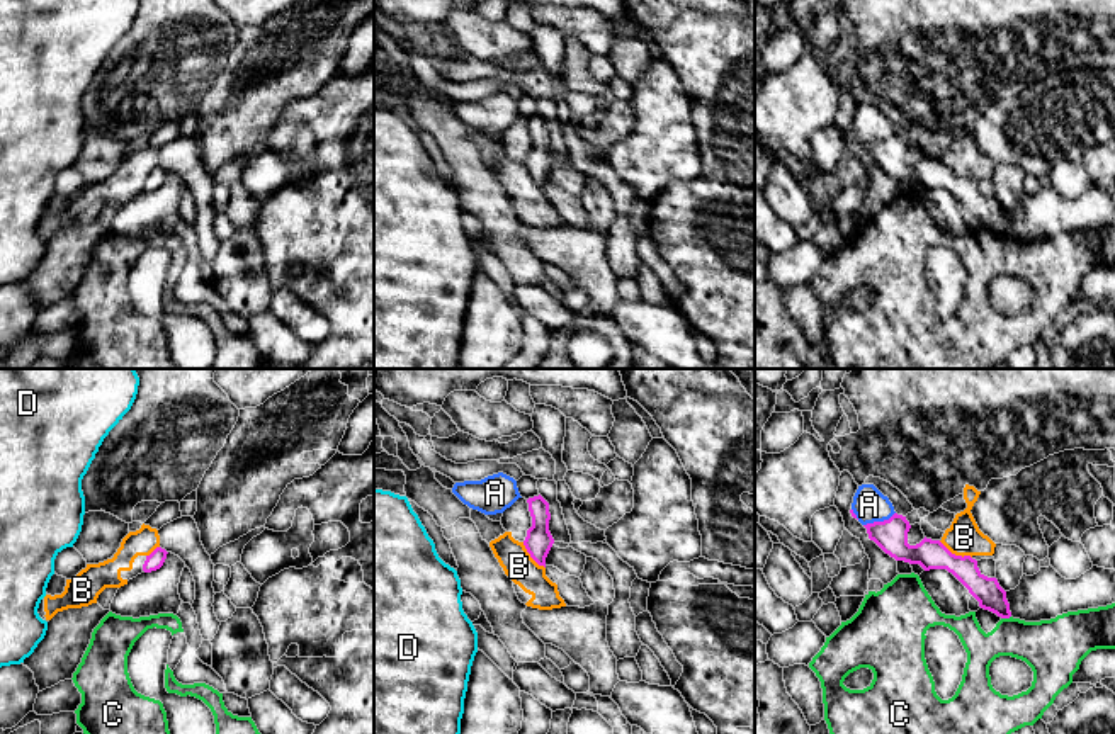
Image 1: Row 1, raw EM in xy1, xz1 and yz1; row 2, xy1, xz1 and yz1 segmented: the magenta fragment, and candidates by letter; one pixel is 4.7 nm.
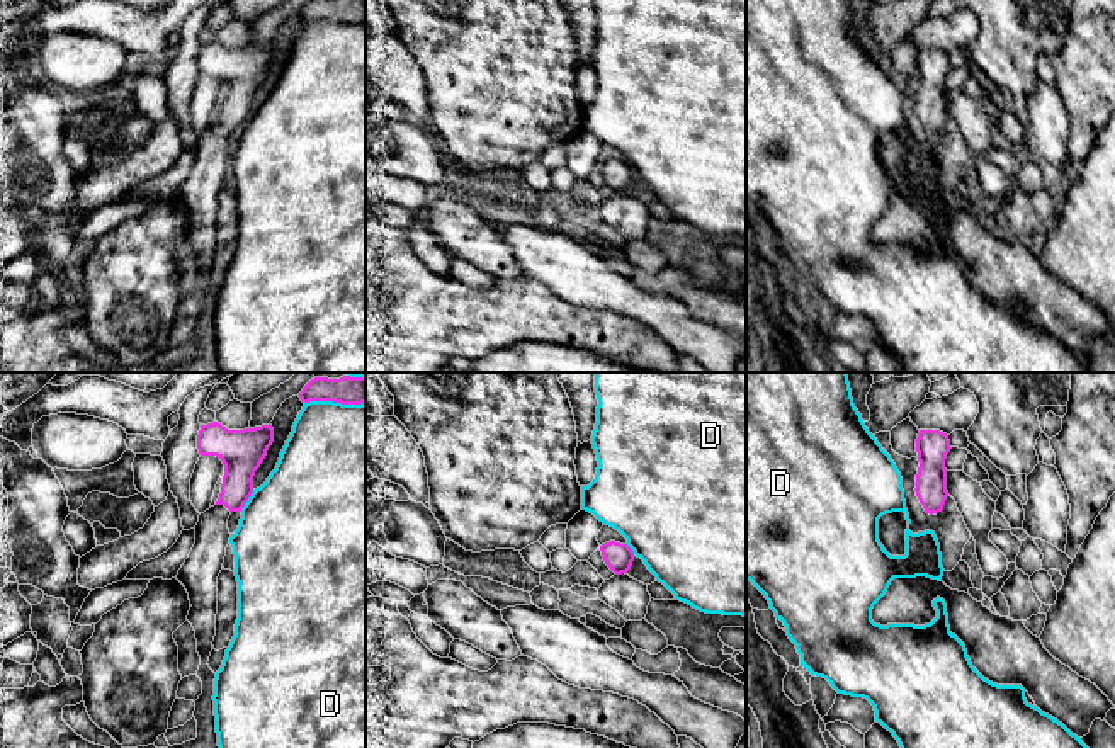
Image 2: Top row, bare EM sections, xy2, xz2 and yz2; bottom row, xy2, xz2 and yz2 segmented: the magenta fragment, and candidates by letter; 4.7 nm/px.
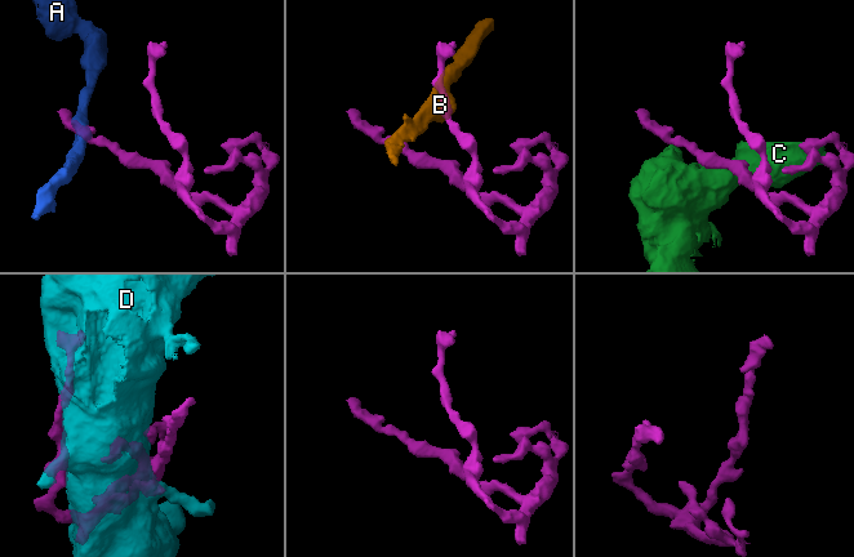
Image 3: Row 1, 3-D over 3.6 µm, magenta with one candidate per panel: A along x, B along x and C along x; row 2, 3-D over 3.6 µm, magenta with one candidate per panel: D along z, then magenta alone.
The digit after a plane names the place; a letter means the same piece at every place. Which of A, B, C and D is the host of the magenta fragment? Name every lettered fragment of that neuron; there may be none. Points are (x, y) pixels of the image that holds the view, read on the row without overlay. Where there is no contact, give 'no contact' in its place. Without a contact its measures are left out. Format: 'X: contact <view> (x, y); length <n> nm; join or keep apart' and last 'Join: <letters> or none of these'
A: contact yz1 (879, 141); length 170 nm; keep apart
B: contact yz1 (954, 174); length 180 nm; keep apart
C: contact yz1 (1005, 237); length 50 nm; keep apart
D: contact xy2 (333, 21); length 280 nm; keep apart
Join: none of these

